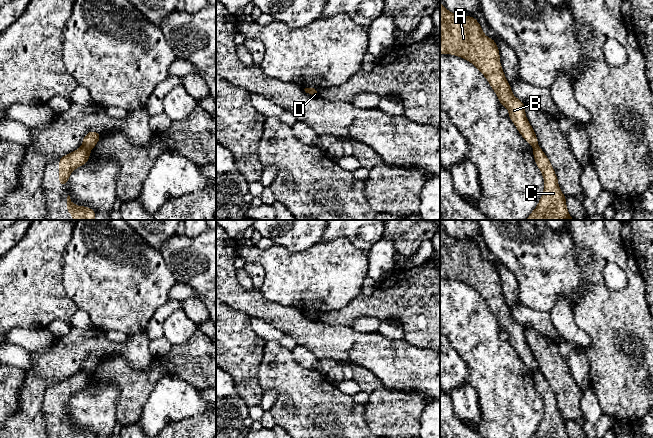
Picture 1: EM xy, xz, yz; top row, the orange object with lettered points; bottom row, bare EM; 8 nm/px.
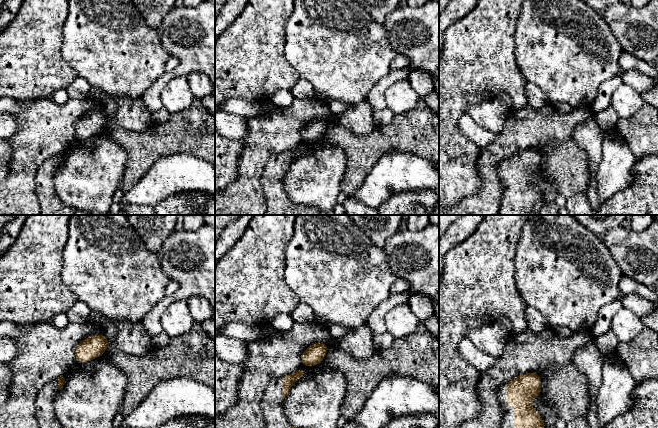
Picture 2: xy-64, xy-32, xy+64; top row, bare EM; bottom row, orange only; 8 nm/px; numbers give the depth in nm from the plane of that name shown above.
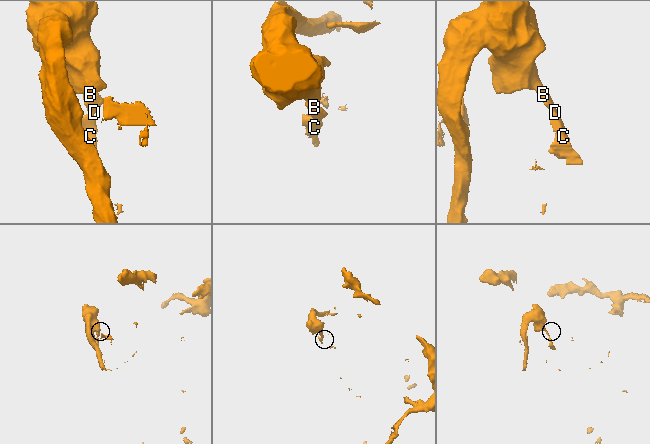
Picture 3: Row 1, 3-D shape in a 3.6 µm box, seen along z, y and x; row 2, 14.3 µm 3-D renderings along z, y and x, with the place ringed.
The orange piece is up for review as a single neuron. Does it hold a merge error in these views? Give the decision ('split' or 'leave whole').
split

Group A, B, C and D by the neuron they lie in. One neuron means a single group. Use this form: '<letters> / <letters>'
A B D / C

